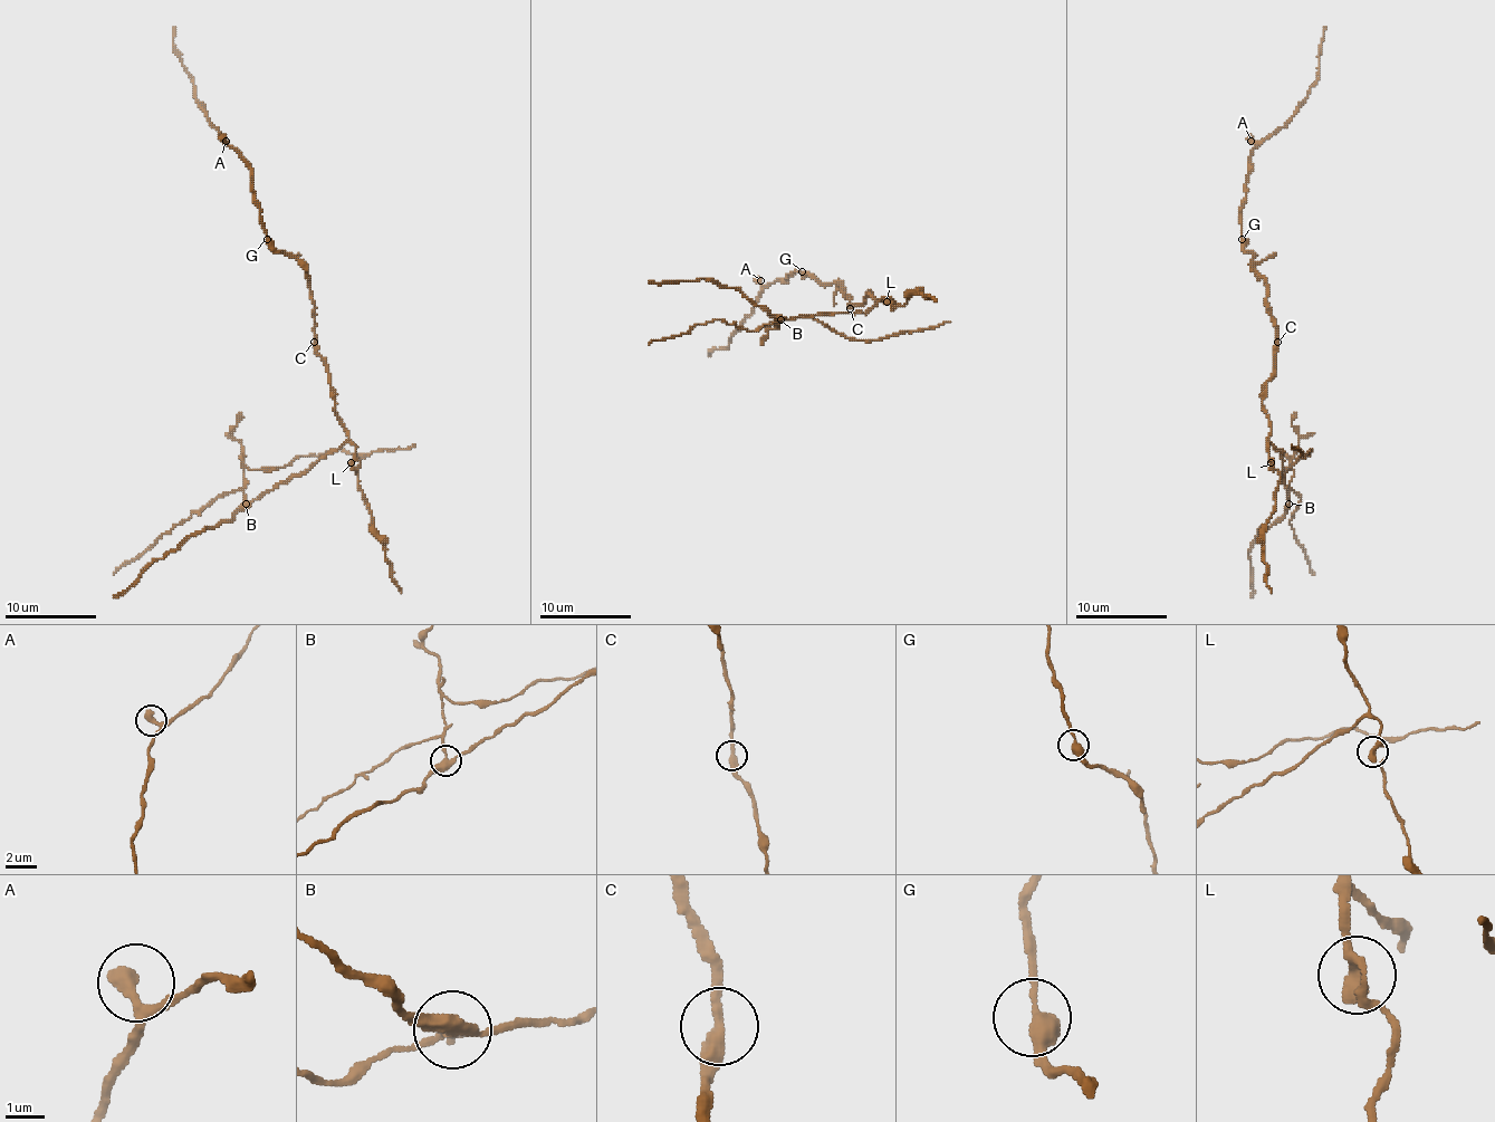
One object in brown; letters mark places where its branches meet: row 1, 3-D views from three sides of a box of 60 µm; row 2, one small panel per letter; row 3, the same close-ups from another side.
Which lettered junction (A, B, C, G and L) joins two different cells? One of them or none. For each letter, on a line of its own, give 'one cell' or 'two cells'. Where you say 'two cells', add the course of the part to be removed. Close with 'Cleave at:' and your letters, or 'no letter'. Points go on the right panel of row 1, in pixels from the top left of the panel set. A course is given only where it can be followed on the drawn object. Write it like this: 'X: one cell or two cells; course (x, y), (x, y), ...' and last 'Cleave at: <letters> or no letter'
A: one cell
B: two cells; course (1290, 504), (1294, 475), (1290, 467), (1287, 470), (1307, 456), (1310, 449), (1303, 453), (1292, 444)
C: one cell
G: one cell
L: one cell
Cleave at: B

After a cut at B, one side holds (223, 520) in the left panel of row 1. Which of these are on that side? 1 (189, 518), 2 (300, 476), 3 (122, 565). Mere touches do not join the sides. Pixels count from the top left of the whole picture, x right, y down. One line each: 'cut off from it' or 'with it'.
1: cut off from it
2: with it
3: cut off from it

